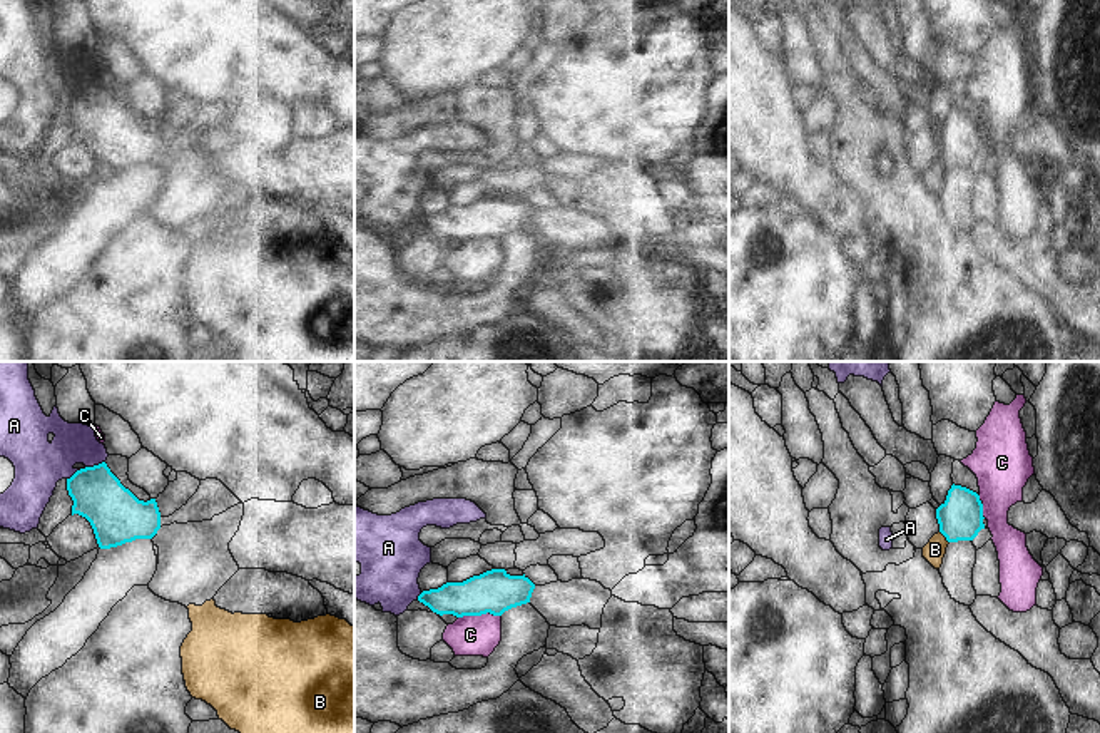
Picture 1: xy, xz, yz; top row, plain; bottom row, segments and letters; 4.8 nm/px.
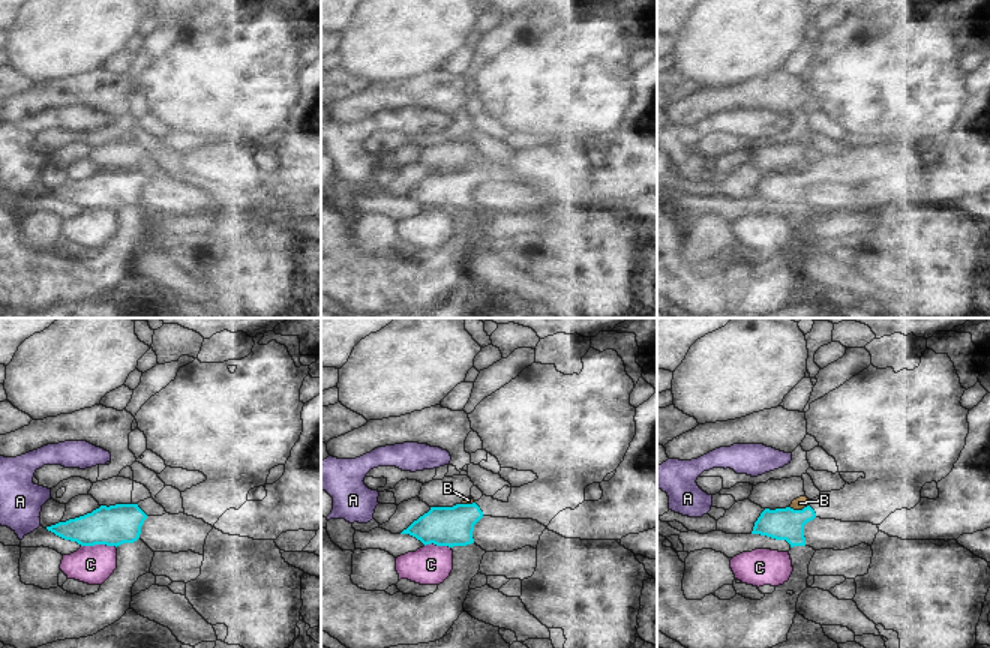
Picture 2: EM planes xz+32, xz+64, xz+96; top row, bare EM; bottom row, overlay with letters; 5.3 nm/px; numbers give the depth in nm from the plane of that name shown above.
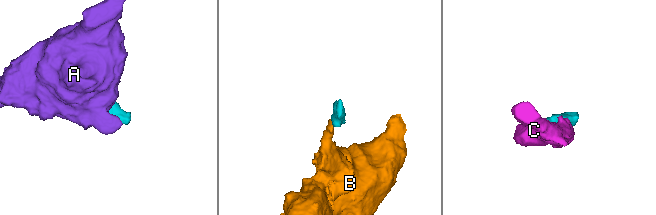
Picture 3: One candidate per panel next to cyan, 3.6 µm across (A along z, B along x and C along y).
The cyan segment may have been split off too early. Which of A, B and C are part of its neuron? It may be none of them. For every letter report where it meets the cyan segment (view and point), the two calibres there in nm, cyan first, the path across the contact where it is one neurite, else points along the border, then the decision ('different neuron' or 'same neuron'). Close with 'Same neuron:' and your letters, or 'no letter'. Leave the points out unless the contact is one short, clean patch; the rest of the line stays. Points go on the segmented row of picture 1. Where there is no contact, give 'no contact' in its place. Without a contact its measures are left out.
A: meets cyan in xy at (94, 466); 260 nm thick on the cyan side, 220 nm on the other; border along xy (104, 461), (84, 469); different neuron
B: meets cyan in yz at (945, 536); 220 nm thick on the cyan side, 100 nm on the other; border along yz (940, 531), (948, 543); different neuron
C: meets cyan in xz at (478, 615); 200 nm thick on the cyan side, 190 nm on the other; border along xz (500, 615), (482, 613), (458, 618); different neuron
Same neuron: no letter

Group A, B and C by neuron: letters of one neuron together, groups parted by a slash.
A / B / C

